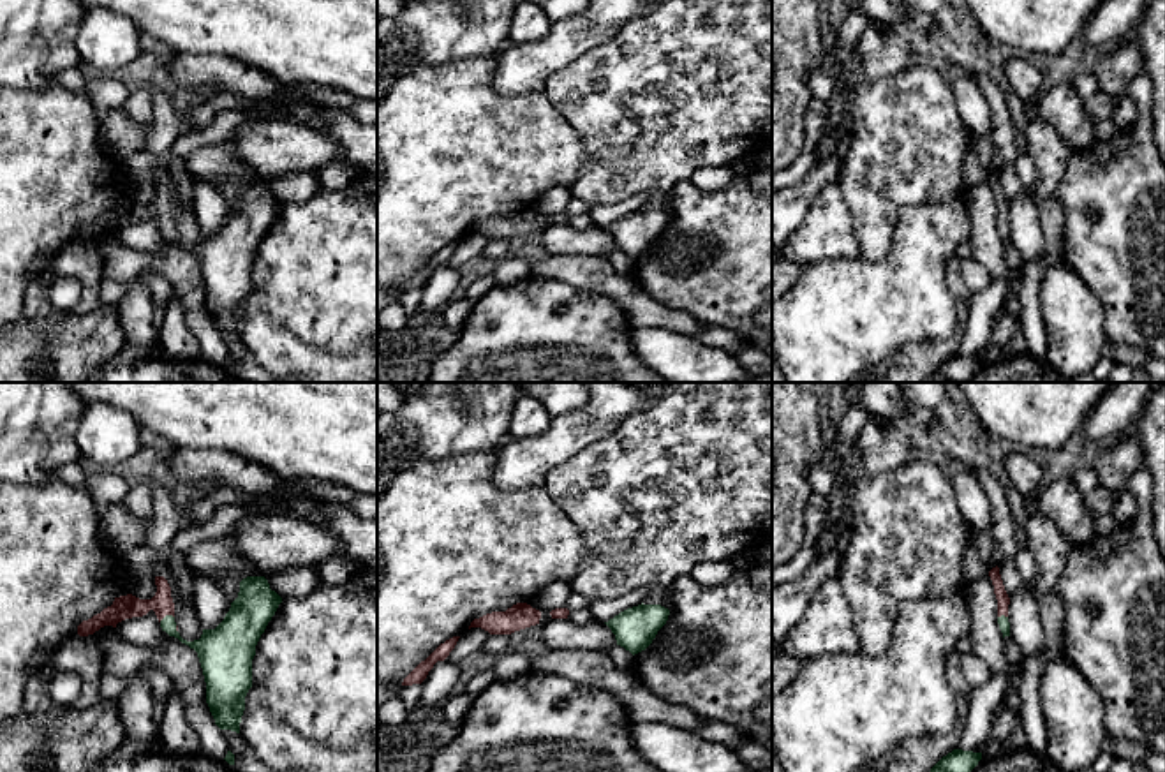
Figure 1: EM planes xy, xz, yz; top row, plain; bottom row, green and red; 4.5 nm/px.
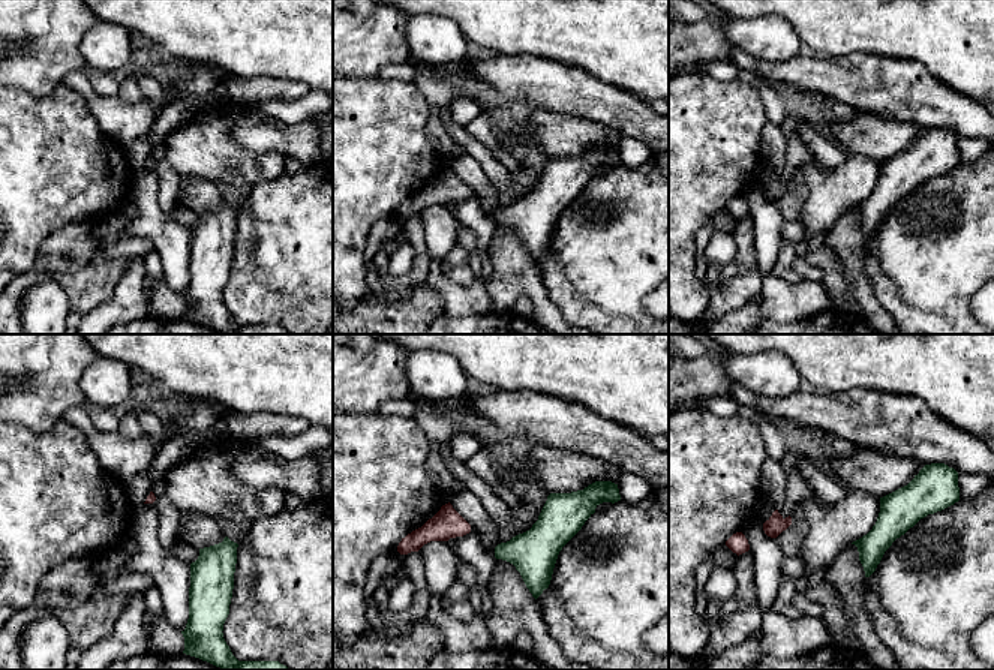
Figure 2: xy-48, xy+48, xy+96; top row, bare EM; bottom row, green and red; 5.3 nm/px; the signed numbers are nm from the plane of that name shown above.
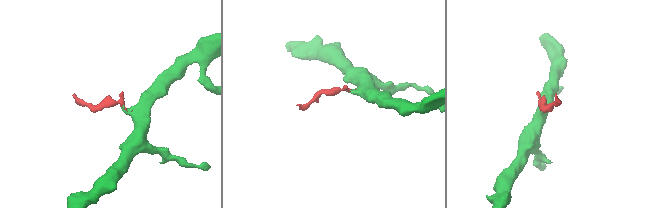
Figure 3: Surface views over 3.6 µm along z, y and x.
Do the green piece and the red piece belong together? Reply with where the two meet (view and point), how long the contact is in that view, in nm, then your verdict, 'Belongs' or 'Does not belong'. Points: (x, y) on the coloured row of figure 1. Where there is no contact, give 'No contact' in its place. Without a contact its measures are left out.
Touches green at xy (166, 616). Shared border 80 nm. Belongs

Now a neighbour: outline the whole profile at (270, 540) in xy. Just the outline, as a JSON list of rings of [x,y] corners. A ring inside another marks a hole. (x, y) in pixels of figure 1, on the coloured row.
[[[280,511],[245,516],[233,525],[229,536],[238,552],[259,571],[317,568],[330,557],[349,557],[331,531]]]

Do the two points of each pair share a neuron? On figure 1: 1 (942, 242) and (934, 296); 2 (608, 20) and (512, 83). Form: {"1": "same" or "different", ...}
{"1": "same", "2": "same"}

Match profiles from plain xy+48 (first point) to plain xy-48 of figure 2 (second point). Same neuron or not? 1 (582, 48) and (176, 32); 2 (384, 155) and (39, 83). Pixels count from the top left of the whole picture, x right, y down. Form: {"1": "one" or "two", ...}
{"1": "one", "2": "two"}

